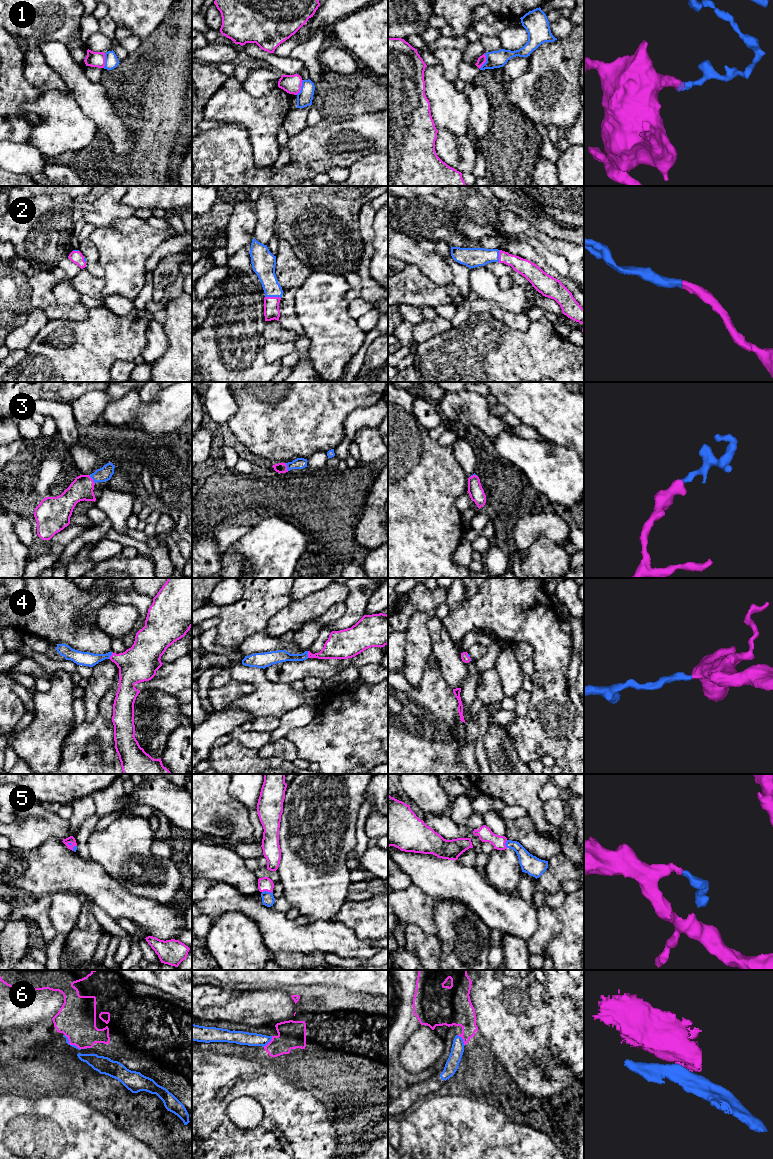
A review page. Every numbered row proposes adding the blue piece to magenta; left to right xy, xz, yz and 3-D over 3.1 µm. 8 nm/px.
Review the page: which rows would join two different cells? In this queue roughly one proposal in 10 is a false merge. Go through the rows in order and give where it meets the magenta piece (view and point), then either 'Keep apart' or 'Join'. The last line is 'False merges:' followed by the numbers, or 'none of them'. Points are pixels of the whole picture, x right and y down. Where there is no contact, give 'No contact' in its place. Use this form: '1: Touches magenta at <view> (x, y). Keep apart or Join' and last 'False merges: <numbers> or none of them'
1: Touches magenta at yz (485, 61). Keep apart
2: Touches magenta at xz (273, 297). Join
3: Touches magenta at xy (92, 479). Join
4: Touches magenta at xy (111, 655). Join
5: Touches magenta at xz (267, 891). Join
6: Touches magenta at yz (463, 1040). Keep apart
False merges: 1, 6

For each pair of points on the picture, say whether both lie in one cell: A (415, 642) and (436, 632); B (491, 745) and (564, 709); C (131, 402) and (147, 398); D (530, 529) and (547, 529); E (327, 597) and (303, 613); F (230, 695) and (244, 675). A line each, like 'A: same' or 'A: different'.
A: different
B: different
C: different
D: same
E: same
F: different

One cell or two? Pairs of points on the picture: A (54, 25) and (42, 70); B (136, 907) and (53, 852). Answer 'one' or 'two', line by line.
A: one
B: one

